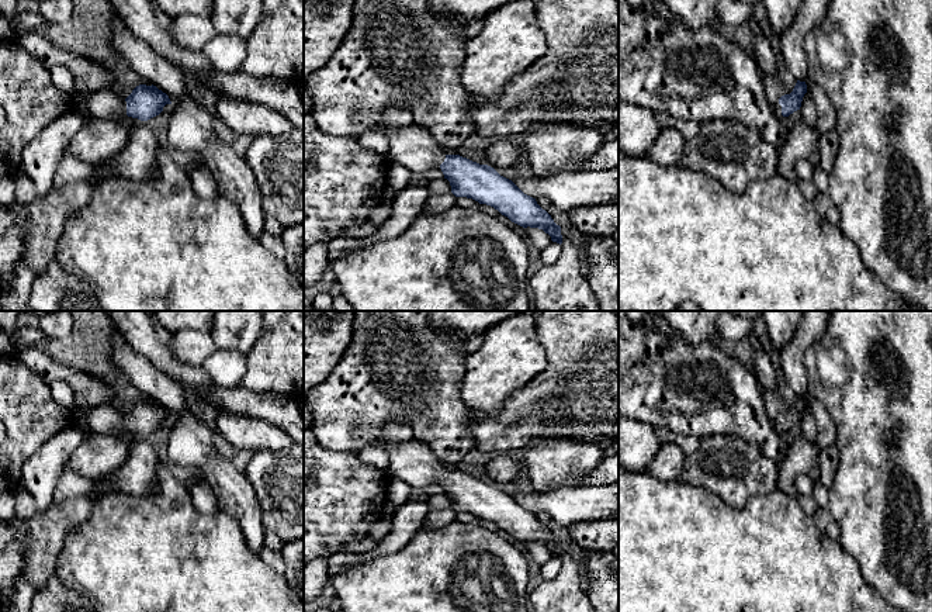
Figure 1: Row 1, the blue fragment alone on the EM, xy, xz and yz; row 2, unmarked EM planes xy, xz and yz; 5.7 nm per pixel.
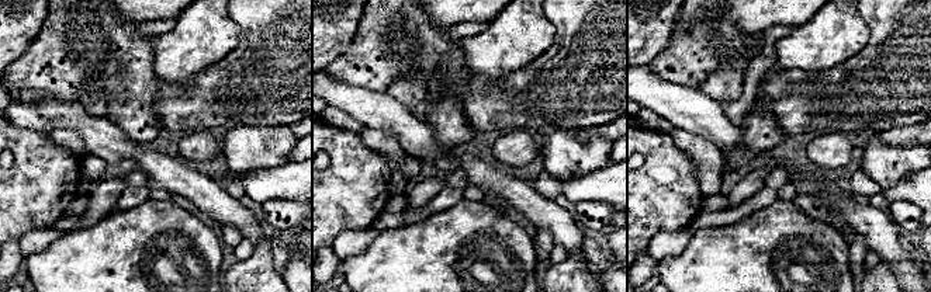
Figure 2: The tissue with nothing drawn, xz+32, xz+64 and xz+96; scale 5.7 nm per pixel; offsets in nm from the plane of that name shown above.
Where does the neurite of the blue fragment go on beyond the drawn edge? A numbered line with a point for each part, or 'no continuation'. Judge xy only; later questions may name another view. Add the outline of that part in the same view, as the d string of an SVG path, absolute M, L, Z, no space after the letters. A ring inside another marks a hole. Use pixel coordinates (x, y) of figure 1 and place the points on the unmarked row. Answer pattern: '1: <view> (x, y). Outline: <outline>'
1: xy (103, 419). Outline: M108 404L86 408L80 412L89 435L117 435L127 431L127 416Z

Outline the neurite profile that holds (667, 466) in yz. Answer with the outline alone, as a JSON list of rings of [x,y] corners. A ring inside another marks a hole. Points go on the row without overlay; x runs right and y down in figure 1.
[[[664,443],[644,473],[662,481],[676,481],[680,478],[685,459],[685,450],[679,443]]]

